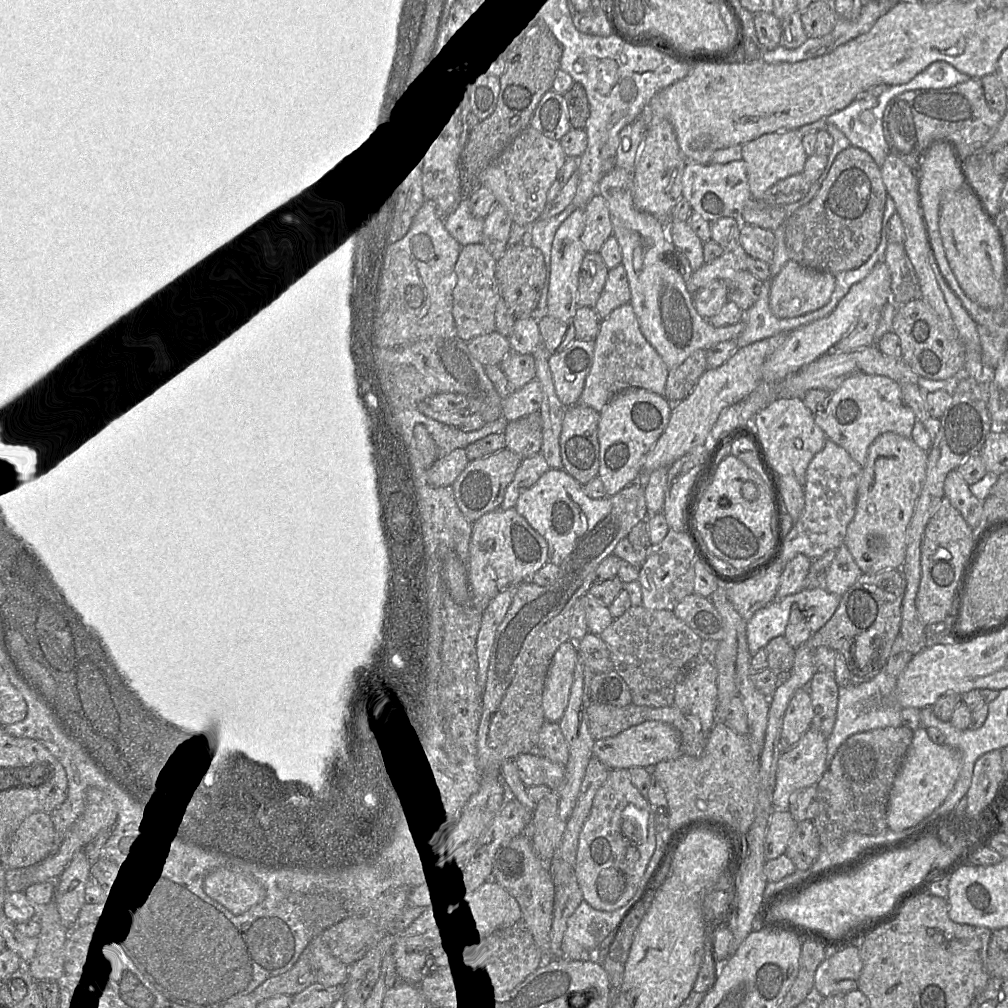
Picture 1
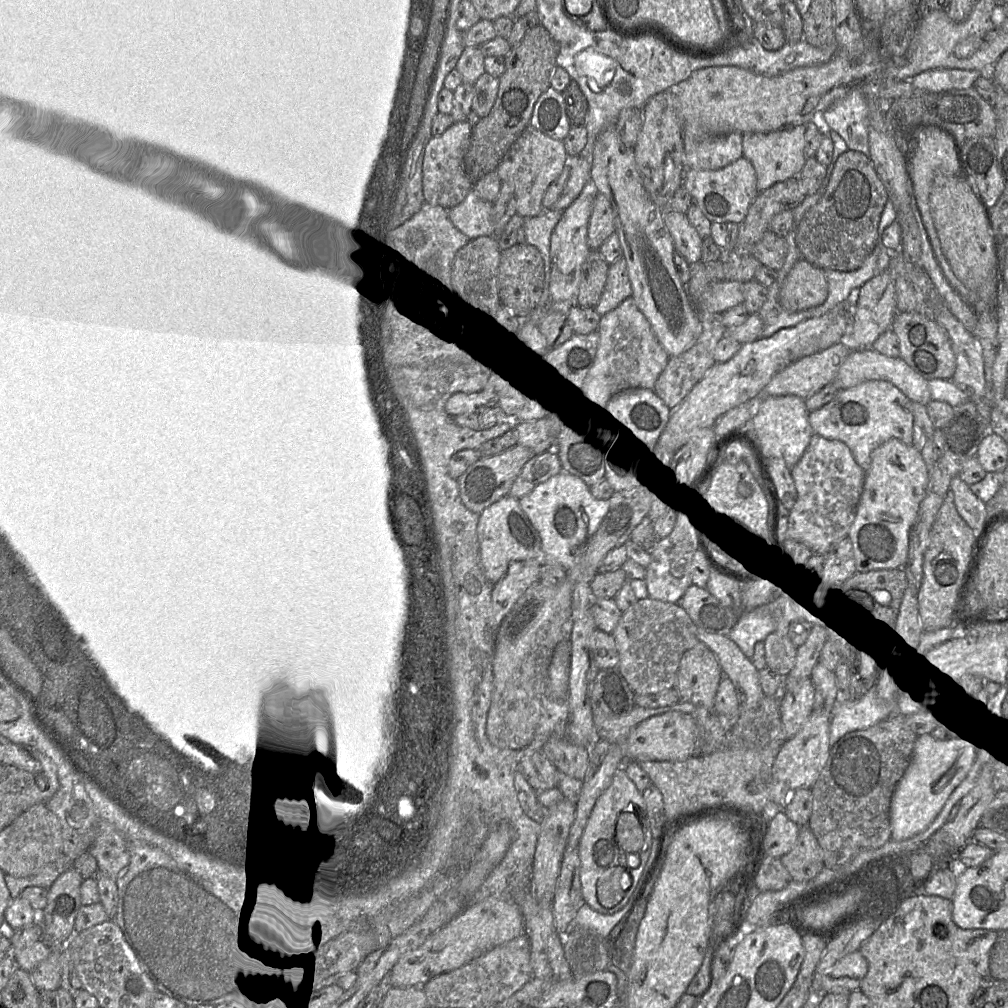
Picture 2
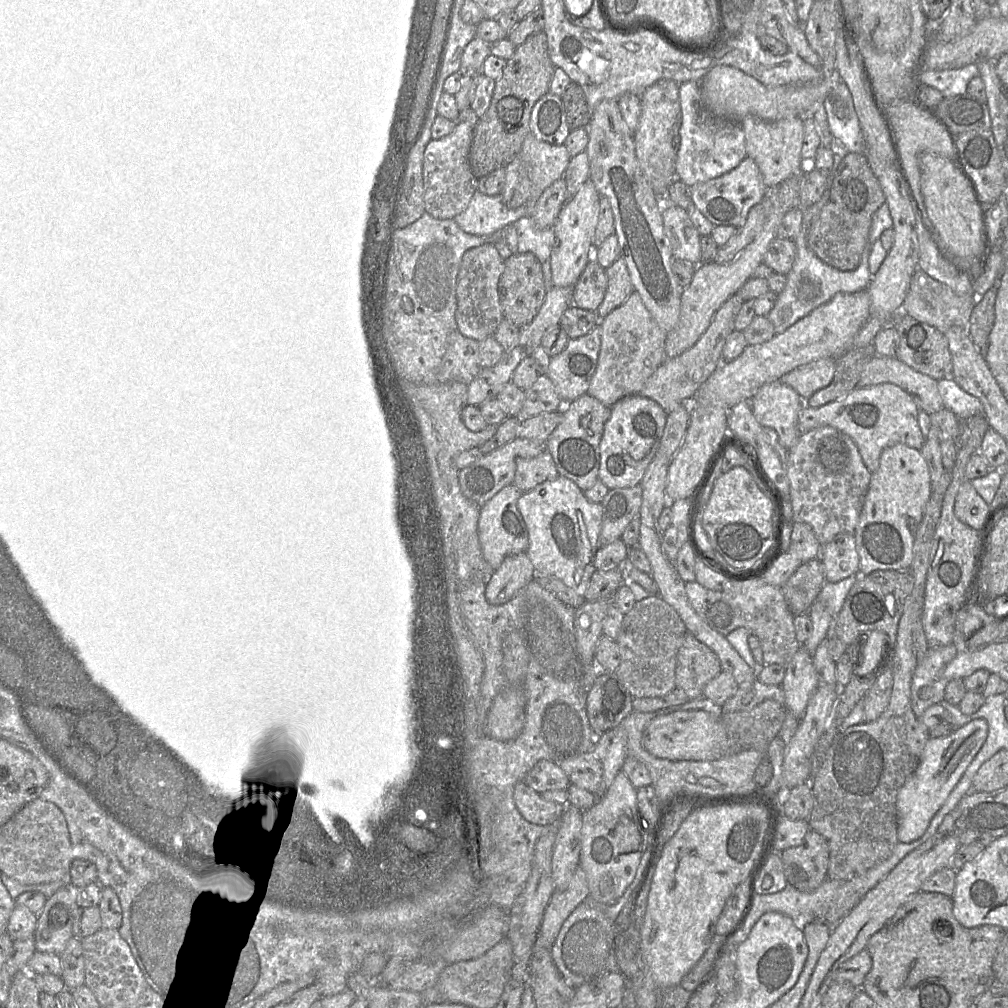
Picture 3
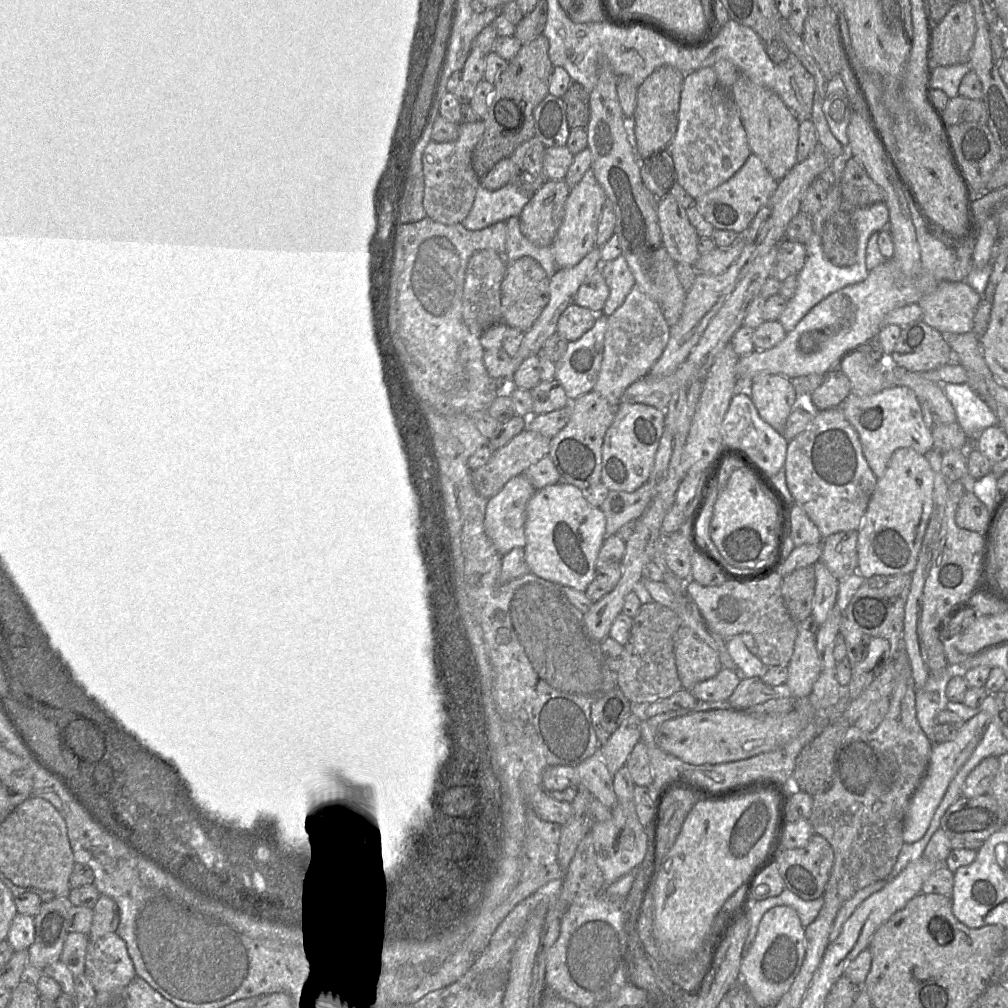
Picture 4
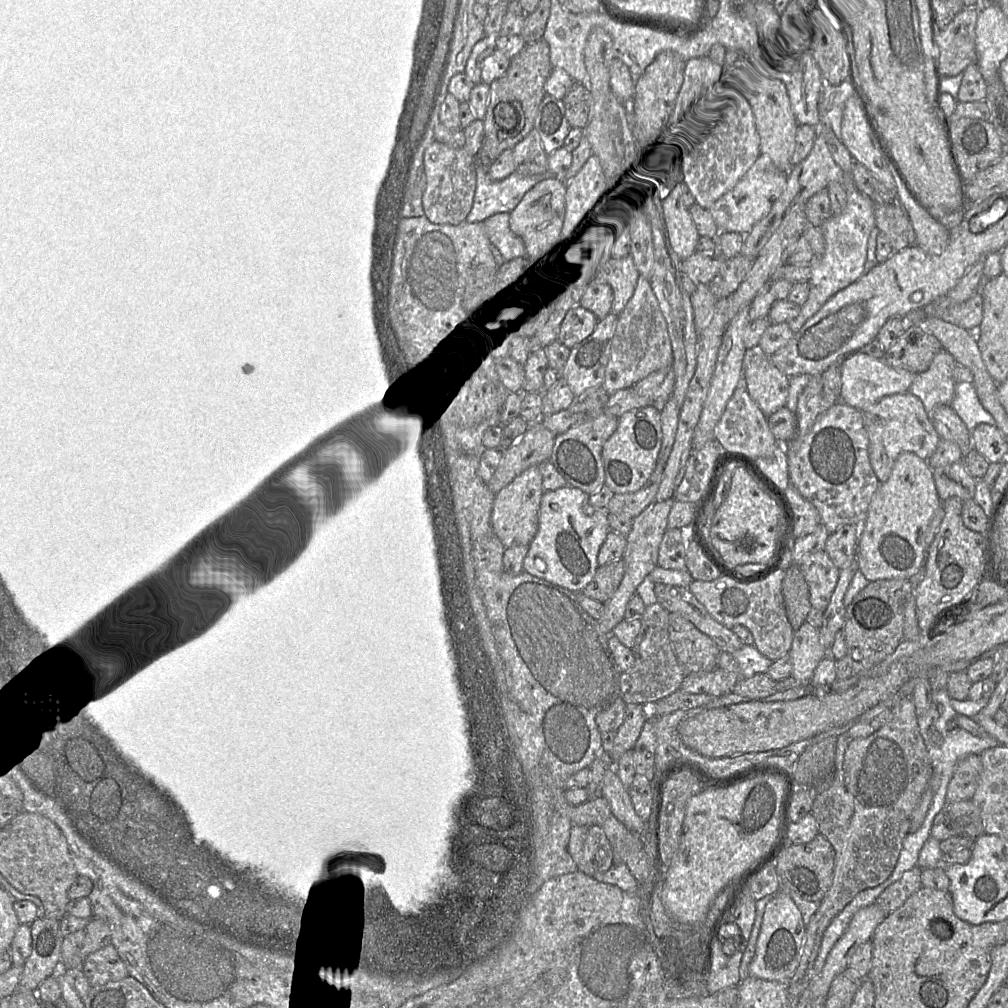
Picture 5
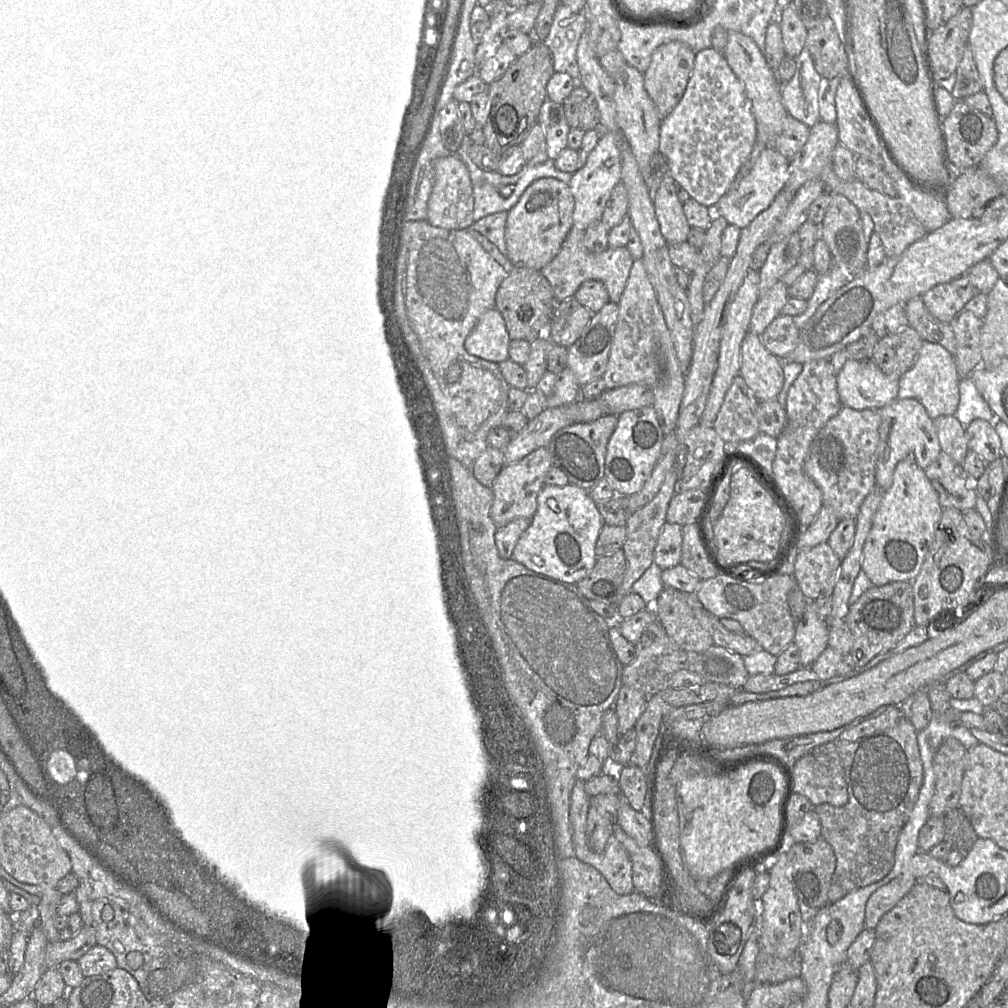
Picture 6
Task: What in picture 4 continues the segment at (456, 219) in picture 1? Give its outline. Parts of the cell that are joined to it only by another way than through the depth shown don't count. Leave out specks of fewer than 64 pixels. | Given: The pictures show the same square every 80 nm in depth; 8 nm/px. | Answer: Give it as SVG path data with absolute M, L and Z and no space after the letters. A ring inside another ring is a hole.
M508 183L497 190L479 185L472 207L461 224L468 230L480 230L510 217L518 217L530 196Z

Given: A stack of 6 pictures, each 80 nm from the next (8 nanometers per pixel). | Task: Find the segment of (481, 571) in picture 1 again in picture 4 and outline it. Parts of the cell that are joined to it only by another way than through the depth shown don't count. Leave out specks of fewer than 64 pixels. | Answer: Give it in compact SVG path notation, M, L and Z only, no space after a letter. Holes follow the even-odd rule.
M524 474L511 478L502 489L488 499L484 517L484 528L498 552L503 556L516 547L526 544L525 521L526 507L531 497L536 492Z

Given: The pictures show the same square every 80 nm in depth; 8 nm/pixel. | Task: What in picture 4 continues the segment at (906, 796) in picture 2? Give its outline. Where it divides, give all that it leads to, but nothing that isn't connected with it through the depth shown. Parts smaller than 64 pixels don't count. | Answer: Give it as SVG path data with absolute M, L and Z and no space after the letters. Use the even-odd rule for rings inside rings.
M982 711L969 721L966 721L959 728L958 734L953 740L932 745L927 771L907 807L903 828L903 841L905 843L914 843L924 836L950 782L970 758L991 721L992 716L990 713Z

